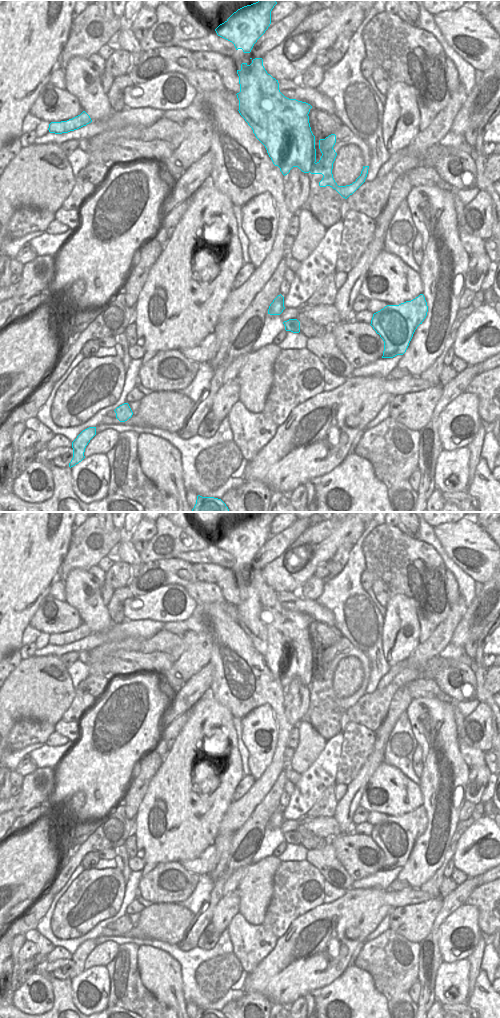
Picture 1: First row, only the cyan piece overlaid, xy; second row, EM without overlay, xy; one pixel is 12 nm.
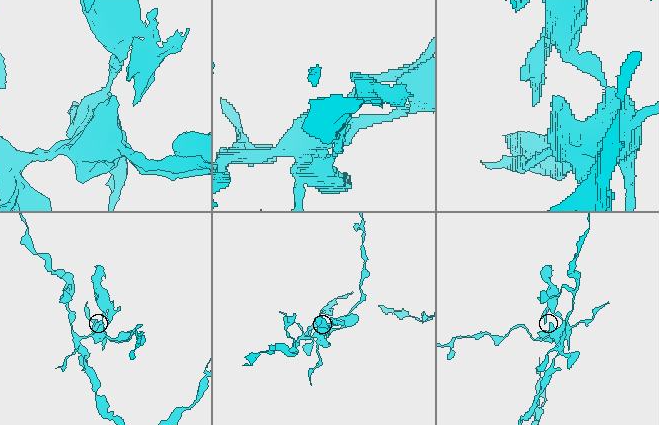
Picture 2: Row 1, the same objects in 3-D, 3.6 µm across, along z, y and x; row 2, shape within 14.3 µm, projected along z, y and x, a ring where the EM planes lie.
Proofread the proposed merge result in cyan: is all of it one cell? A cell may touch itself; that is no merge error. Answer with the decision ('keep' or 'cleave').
keep

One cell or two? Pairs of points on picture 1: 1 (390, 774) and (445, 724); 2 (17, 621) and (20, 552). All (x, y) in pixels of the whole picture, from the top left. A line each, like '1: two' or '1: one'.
1: two
2: one

